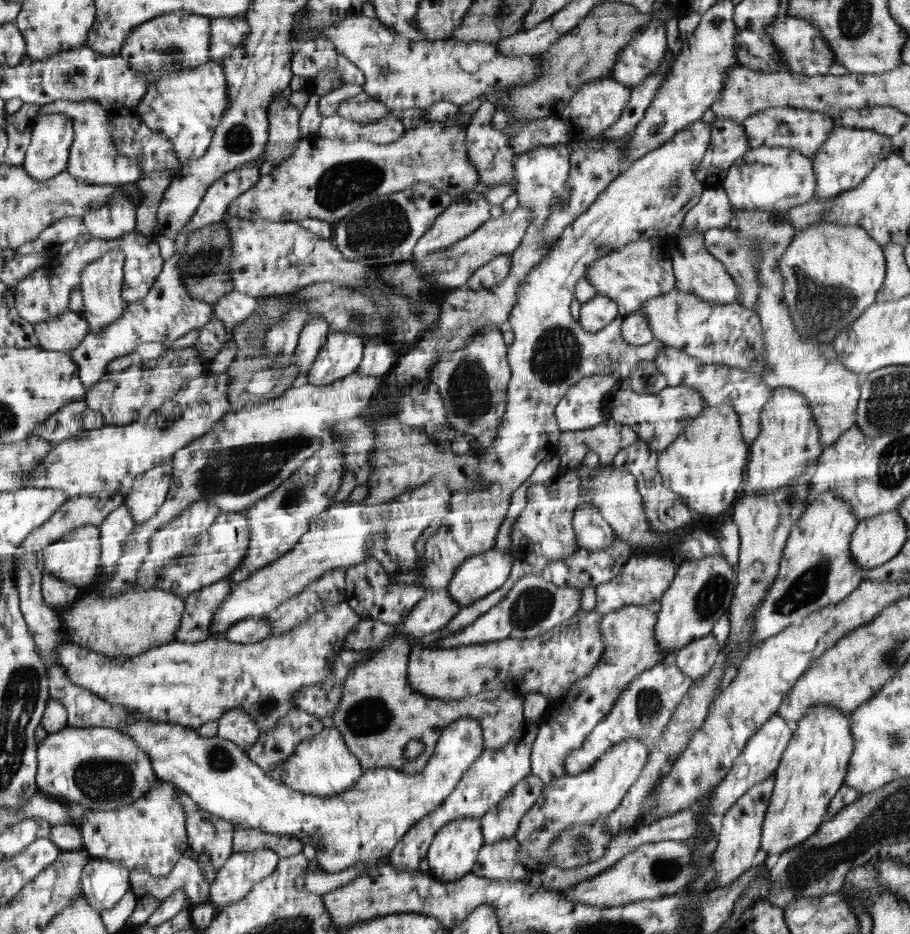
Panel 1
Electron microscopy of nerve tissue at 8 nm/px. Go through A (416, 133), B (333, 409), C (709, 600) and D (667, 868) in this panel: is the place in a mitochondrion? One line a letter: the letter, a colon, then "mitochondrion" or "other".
A: other
B: other
C: mitochondrion
D: mitochondrion

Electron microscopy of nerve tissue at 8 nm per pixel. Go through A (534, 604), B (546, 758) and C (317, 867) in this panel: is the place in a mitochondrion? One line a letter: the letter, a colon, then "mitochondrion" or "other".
A: mitochondrion
B: mitochondrion
C: other

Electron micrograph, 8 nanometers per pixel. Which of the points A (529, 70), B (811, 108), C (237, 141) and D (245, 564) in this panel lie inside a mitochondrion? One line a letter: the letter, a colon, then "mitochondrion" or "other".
A: other
B: other
C: mitochondrion
D: other

